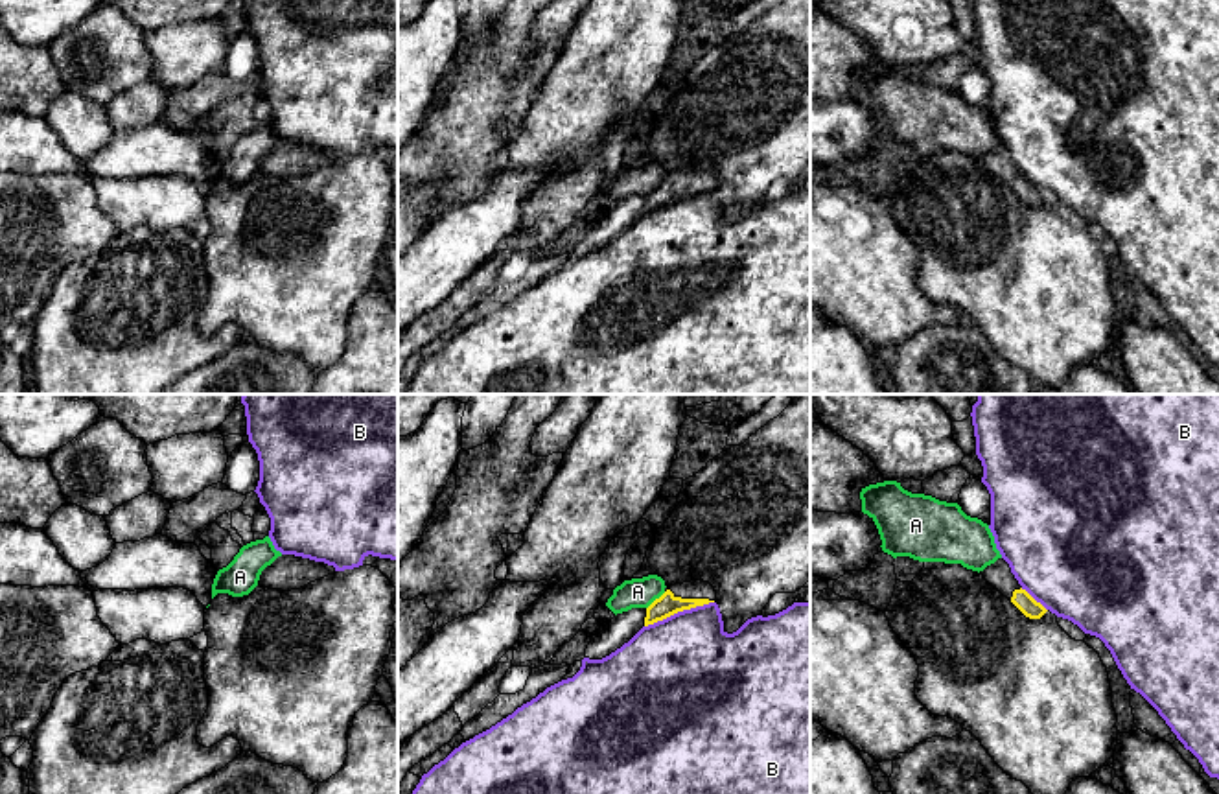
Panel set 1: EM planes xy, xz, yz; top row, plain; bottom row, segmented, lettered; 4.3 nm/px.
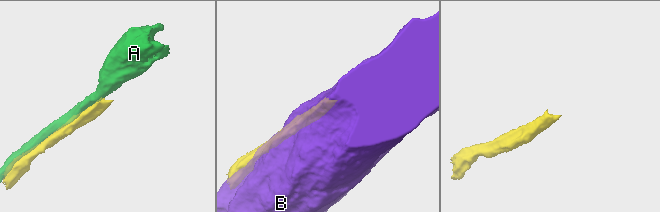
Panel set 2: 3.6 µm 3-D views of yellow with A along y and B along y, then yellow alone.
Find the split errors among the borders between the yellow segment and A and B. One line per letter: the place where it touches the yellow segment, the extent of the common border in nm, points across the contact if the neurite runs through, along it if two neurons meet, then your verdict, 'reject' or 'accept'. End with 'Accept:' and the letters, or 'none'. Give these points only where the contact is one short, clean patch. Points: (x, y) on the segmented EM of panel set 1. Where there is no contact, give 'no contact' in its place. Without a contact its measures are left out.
A: contact xz (656, 599); length 120 nm; reject
B: contact xz (678, 610); length 320 nm; reject
Accept: none

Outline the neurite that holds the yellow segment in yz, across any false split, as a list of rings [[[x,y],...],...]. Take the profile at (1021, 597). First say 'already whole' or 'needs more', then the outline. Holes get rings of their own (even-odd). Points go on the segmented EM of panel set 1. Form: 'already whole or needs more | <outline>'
needs more | [[[998,558],[994,564],[980,571],[983,578],[1007,597],[1026,617],[1040,619],[1048,610],[1037,602],[1015,578],[1009,564]]]

